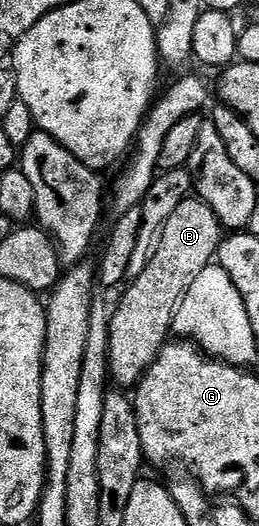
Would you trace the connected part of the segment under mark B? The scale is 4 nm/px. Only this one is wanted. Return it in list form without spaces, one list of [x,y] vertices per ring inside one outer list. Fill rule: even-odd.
[[[198,198],[184,200],[182,206],[170,214],[170,222],[166,222],[160,232],[160,241],[152,251],[146,270],[123,289],[124,297],[120,305],[115,305],[112,314],[108,371],[111,379],[121,384],[117,384],[121,389],[128,390],[139,384],[148,367],[158,358],[172,332],[176,307],[190,282],[213,263],[221,239],[222,229],[214,210]]]

